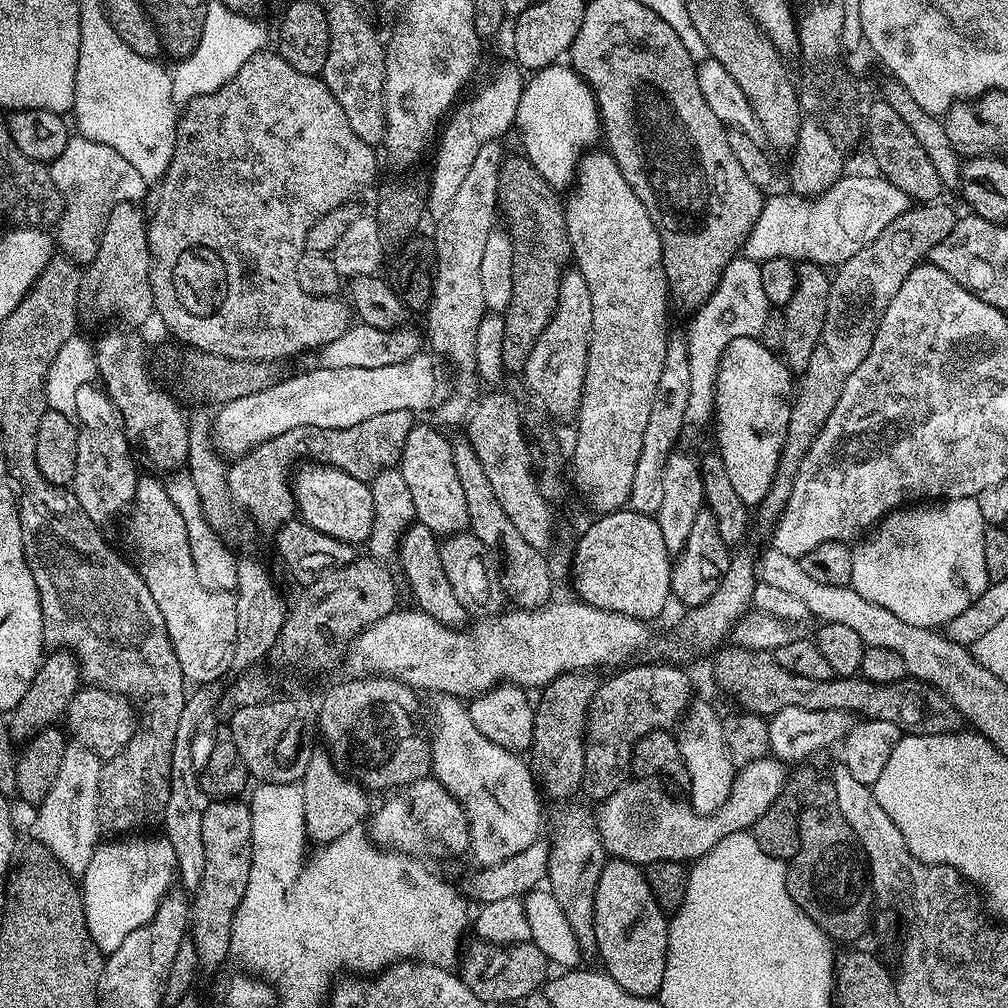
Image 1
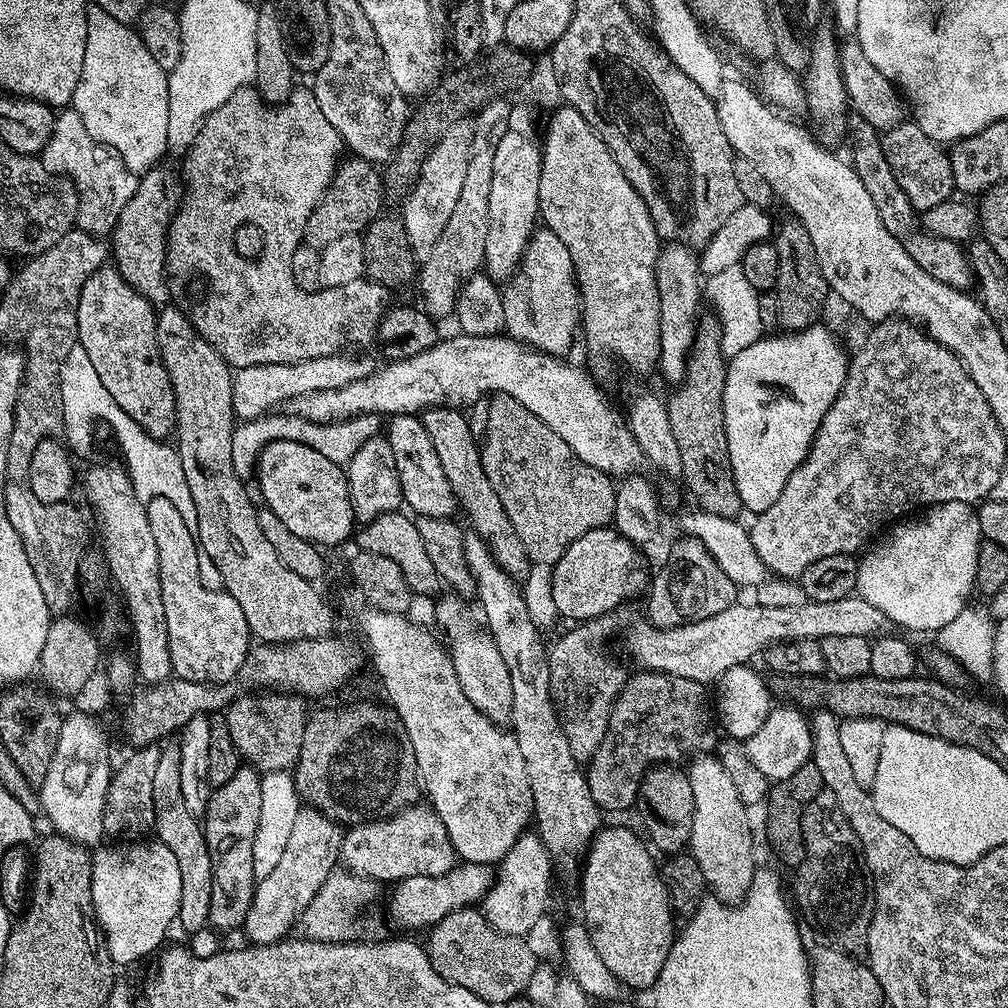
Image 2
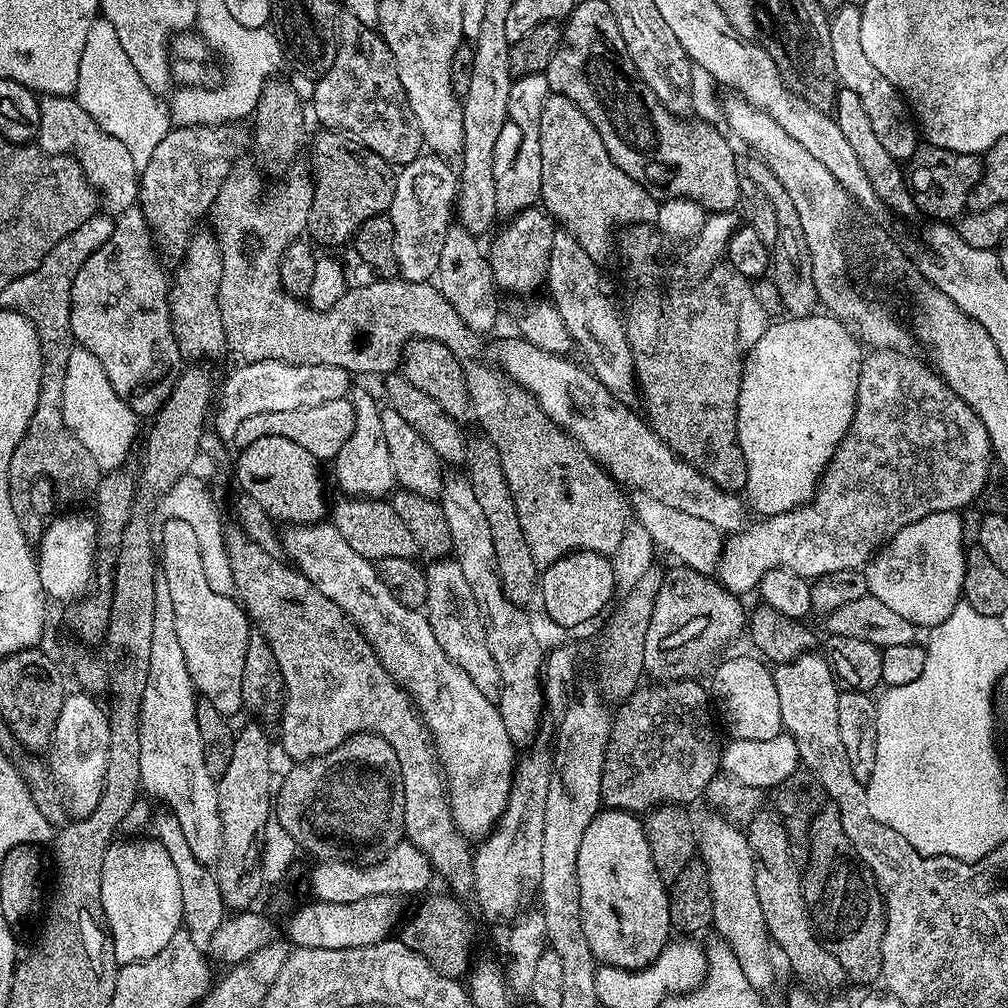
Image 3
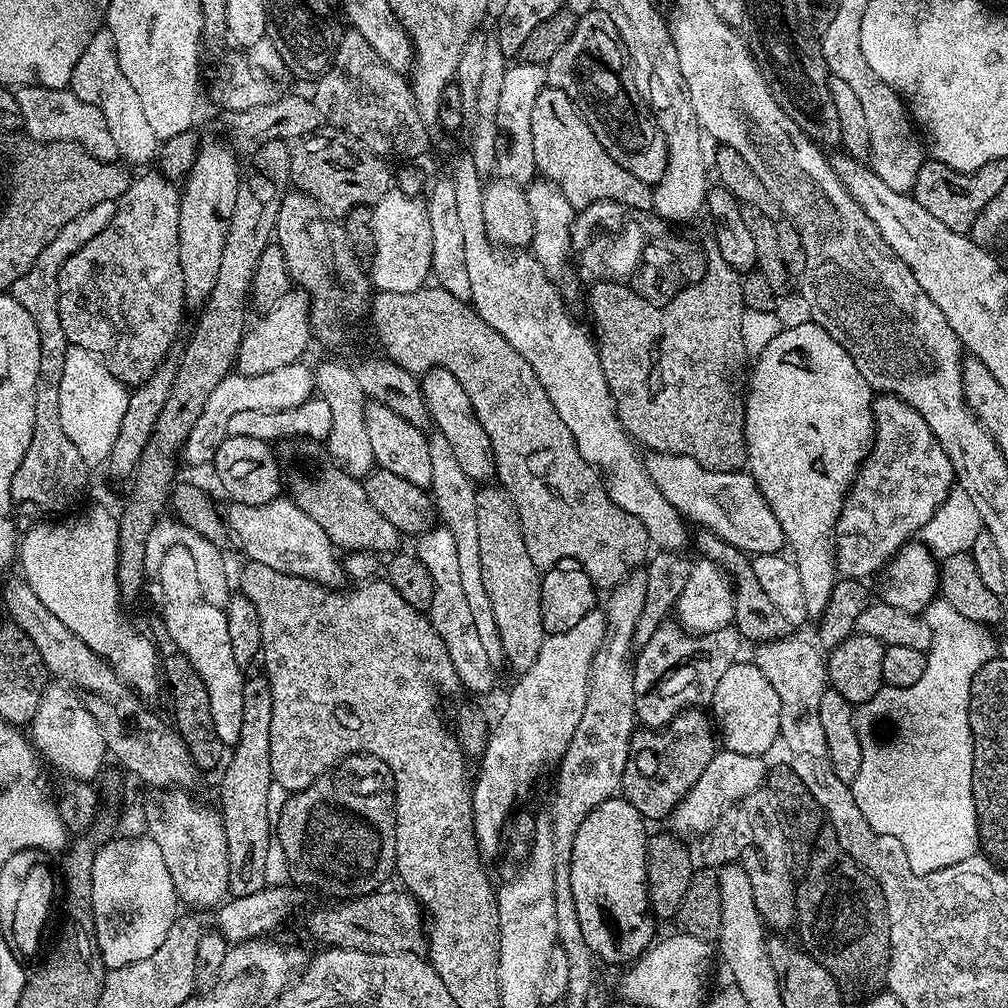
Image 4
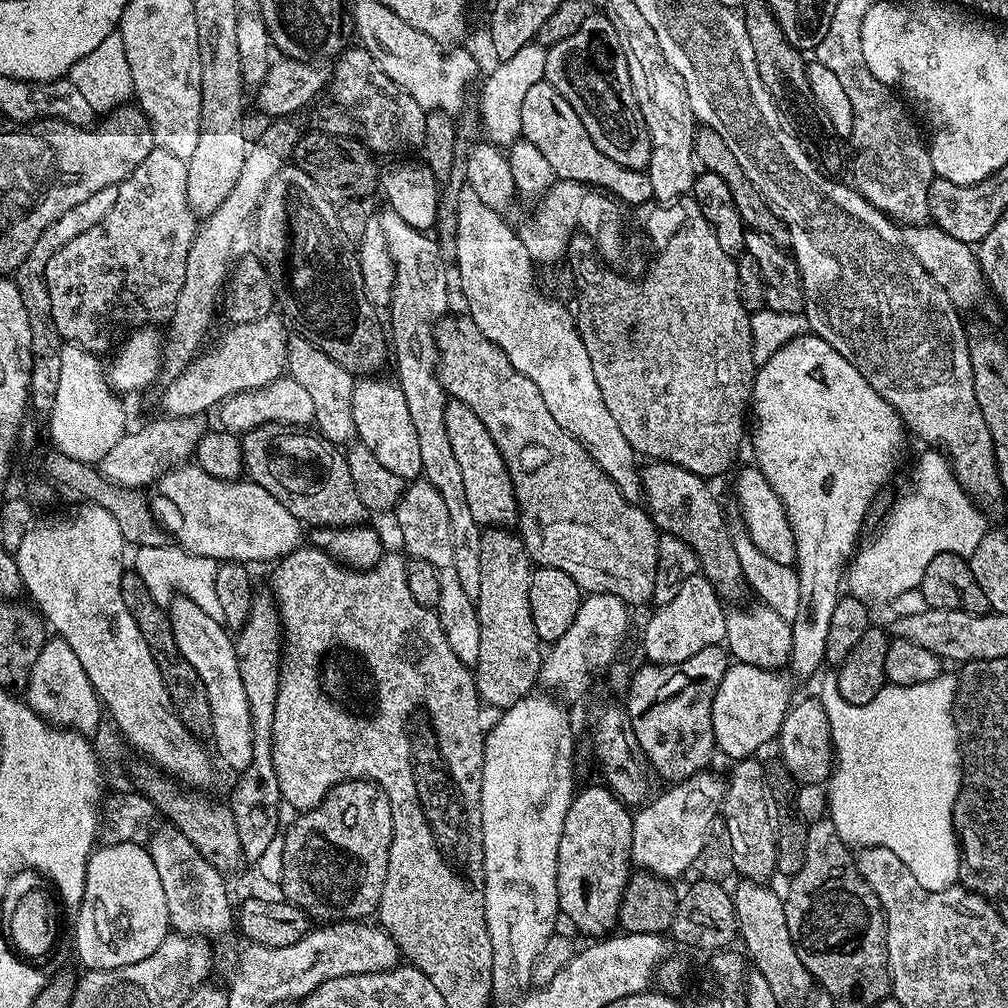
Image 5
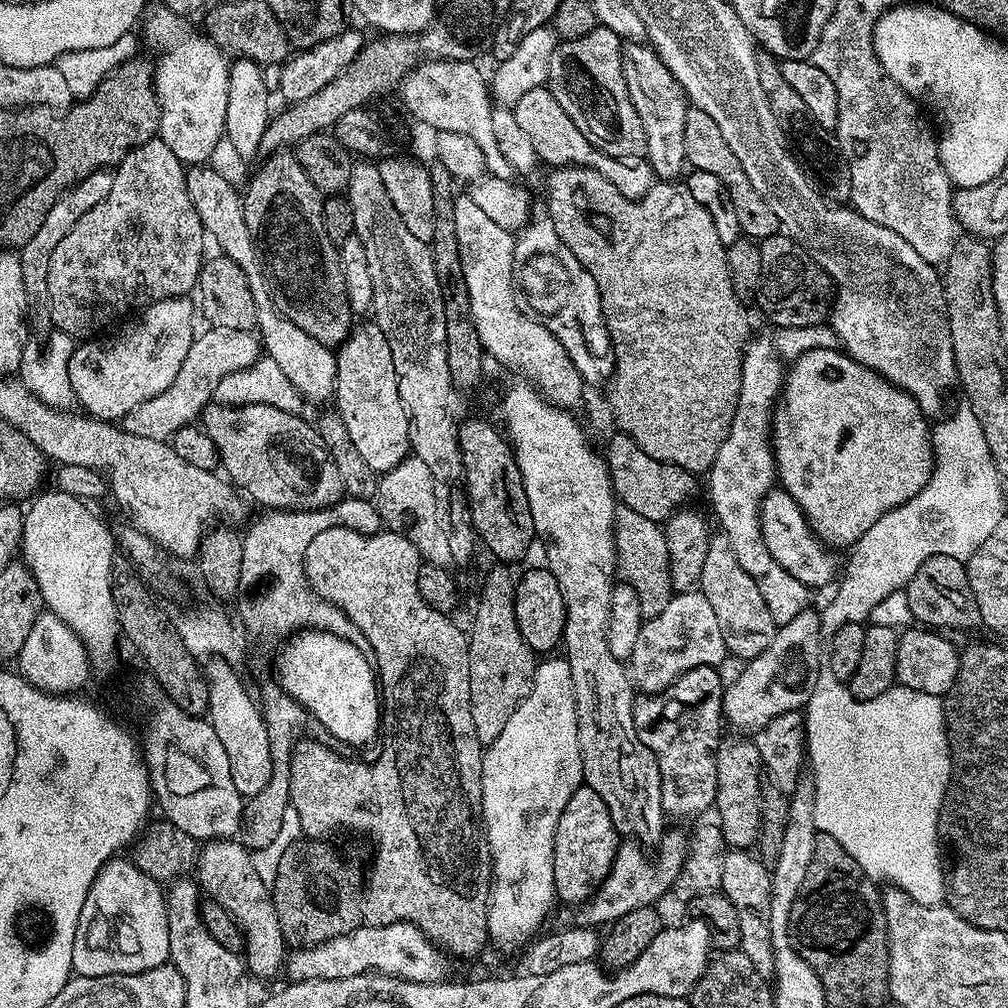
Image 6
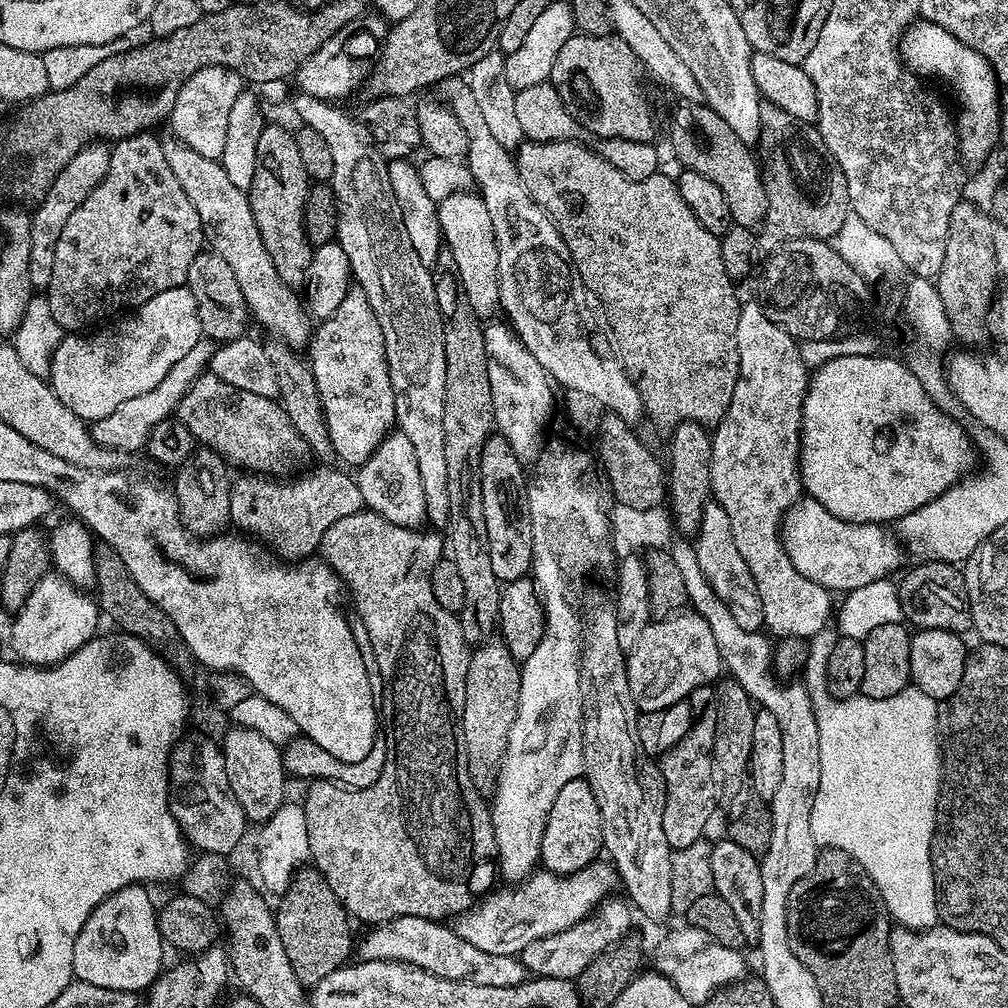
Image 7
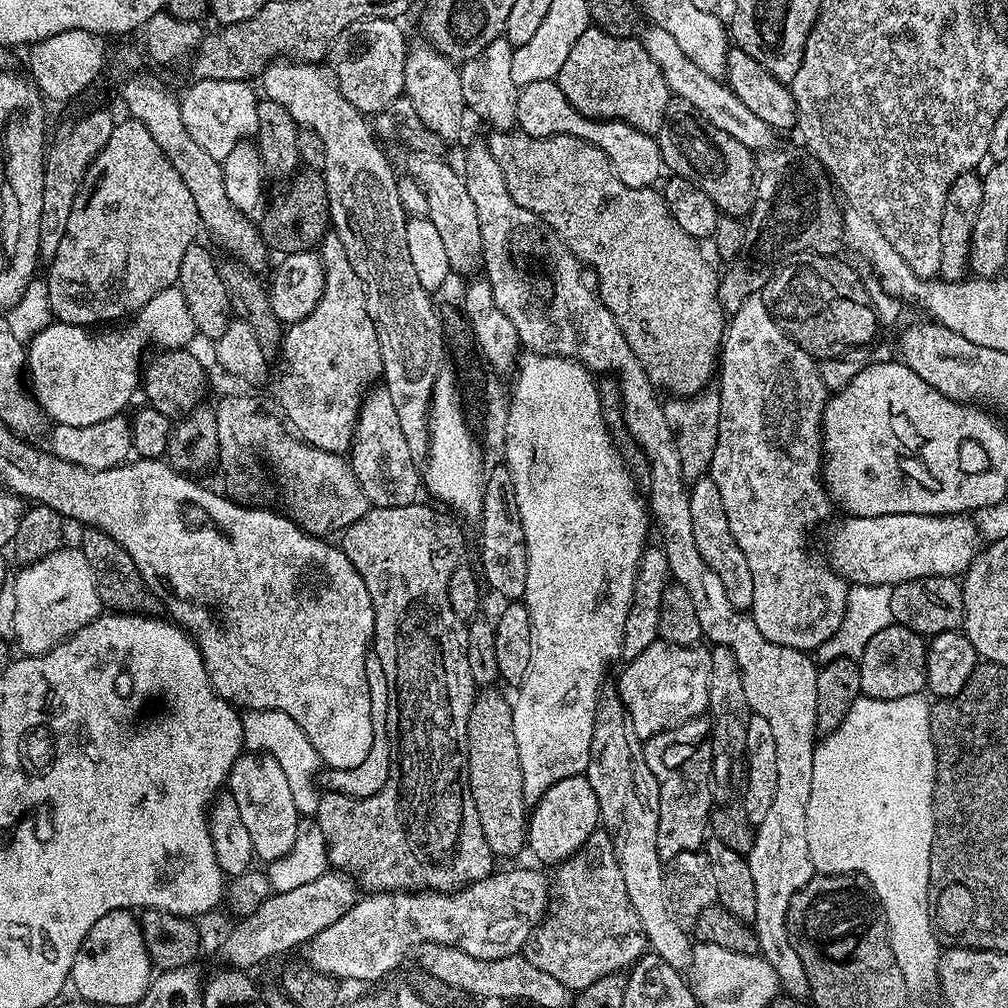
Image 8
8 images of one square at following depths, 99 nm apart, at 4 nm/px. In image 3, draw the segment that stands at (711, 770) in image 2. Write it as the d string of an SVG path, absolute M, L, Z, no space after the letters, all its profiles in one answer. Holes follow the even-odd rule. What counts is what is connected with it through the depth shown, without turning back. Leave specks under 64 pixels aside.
M714 815L698 824L698 856L704 861L710 878L711 927L716 928L720 935L717 937L728 944L734 958L738 958L738 966L742 968L742 974L746 974L746 982L750 982L752 988L763 990L771 986L776 972L772 969L773 949L766 922L758 906L758 893L754 891L754 862L748 837L735 823L726 822L723 815Z

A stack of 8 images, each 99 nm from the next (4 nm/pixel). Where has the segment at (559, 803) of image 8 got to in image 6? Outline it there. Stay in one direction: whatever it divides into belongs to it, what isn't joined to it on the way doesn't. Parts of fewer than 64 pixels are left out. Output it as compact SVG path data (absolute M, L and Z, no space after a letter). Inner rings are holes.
M590 787L574 790L554 830L554 886L557 897L571 906L583 904L608 877L621 843L622 837L610 818L610 810L606 810L606 802L602 802Z

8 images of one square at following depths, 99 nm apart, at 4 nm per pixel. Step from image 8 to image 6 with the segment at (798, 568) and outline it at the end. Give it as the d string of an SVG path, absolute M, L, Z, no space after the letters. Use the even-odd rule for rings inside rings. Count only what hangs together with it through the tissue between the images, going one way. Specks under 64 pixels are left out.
M749 339L744 350L742 390L734 414L734 422L726 434L726 442L722 442L722 450L718 450L718 458L714 458L712 467L706 473L708 496L712 499L712 512L716 515L717 522L720 523L719 531L726 538L730 538L730 546L733 547L734 555L738 558L738 566L742 566L742 570L746 570L746 574L754 578L754 586L758 586L758 591L762 593L762 599L766 602L766 610L770 610L770 618L774 618L777 626L788 624L794 618L798 618L798 614L802 614L809 607L808 596L810 596L810 589L805 584L798 582L794 574L782 570L782 566L774 562L764 541L760 525L760 505L763 504L778 480L776 459L772 453L772 418L784 391L785 375L785 361L781 360L771 339Z

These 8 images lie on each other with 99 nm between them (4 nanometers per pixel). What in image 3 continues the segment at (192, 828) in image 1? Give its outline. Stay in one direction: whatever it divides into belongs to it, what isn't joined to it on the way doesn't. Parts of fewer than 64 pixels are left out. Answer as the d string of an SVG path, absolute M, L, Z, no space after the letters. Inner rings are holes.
M160 810L157 816L155 813L154 828L155 824L155 839L159 840L162 846L166 846L166 854L170 854L171 860L174 861L178 882L181 883L183 929L190 934L190 940L194 942L194 946L203 951L207 949L212 934L226 919L226 909L221 900L221 891L218 890L216 884L215 873L209 868L209 865L198 862L194 858L190 846L186 843L186 838L182 835L182 830L178 826L178 820L174 818L172 812Z

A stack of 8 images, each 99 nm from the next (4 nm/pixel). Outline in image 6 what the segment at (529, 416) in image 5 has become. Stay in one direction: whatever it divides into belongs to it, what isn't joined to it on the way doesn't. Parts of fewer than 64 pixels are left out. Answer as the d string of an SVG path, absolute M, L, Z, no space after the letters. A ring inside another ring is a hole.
M620 506L616 510L616 527L614 529L616 539L616 569L619 579L623 583L635 588L638 594L638 606L640 615L644 620L658 618L666 606L670 606L674 595L670 582L670 554L666 554L666 538L663 527L657 521L650 518L642 518L642 514L634 514L634 510Z

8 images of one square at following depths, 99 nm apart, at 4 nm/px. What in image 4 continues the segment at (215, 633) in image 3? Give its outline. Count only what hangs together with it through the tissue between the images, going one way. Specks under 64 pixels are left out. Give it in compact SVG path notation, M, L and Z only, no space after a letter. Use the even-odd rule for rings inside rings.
M187 546L179 547L166 549L160 560L160 604L164 607L162 619L170 638L174 638L182 654L190 658L190 666L198 670L198 678L206 682L206 694L210 694L210 714L214 717L214 730L218 730L218 738L222 738L225 746L234 746L242 734L242 690L246 676L234 660L225 609L202 598L194 558L190 558Z

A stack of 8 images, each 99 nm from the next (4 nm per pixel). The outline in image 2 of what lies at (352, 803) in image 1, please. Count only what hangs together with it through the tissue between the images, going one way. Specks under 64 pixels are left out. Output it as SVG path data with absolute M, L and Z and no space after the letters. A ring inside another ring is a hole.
M301 807L290 826L290 839L286 841L274 870L257 881L250 910L244 919L243 935L248 935L255 947L279 943L289 935L288 930L295 922L297 925L326 878L337 867L344 835L345 829L320 809Z

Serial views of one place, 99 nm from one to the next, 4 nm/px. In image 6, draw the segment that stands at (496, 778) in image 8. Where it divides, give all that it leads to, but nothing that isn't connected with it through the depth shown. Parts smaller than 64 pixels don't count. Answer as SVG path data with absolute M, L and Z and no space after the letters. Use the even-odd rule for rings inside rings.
M496 566L484 580L484 589L480 592L480 601L476 604L476 617L472 620L472 632L468 636L468 657L470 658L470 718L474 718L474 734L482 746L490 745L498 734L502 734L502 726L510 722L510 714L518 710L518 706L530 694L532 679L538 663L537 653L522 638L522 630L518 630L518 618L514 614L514 598L516 597L516 580L507 572L507 567Z

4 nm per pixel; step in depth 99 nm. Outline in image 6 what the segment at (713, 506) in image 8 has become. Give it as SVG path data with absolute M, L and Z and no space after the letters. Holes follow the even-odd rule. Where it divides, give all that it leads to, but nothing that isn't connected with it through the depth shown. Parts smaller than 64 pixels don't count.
M722 534L709 535L710 550L706 550L706 563L702 565L702 574L698 581L698 590L710 602L714 614L718 617L718 626L724 635L724 644L734 657L741 656L741 661L753 660L760 652L768 649L777 624L770 618L770 610L766 610L766 602L758 586L754 586L754 578L738 566L738 558L730 546L730 538Z

